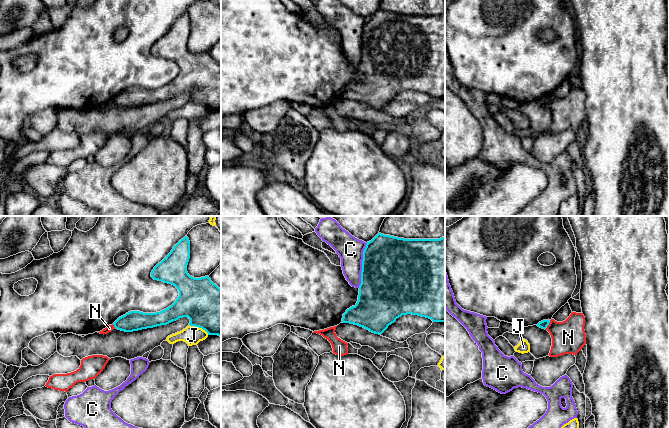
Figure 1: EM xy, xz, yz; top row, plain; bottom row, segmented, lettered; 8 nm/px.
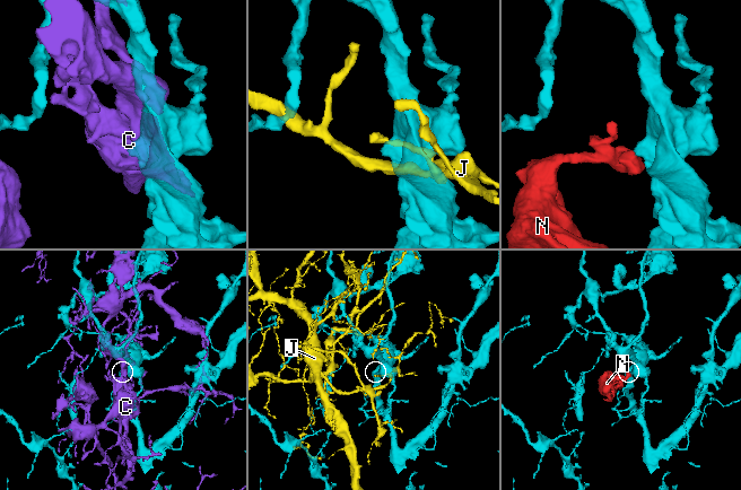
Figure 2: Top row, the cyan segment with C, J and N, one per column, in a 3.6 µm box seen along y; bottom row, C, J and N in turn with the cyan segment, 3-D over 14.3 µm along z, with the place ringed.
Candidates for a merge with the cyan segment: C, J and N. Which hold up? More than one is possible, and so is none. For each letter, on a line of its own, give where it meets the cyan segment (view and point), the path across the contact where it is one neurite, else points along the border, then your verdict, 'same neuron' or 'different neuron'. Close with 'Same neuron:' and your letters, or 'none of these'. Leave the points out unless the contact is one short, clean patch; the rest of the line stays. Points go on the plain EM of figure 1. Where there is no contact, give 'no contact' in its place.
C: contact xz (362, 41); different neuron
J: contact xy (199, 103); different neuron
N: contact yz (548, 100); border yz (550, 96), (545, 105); different neuron
Same neuron: none of these

